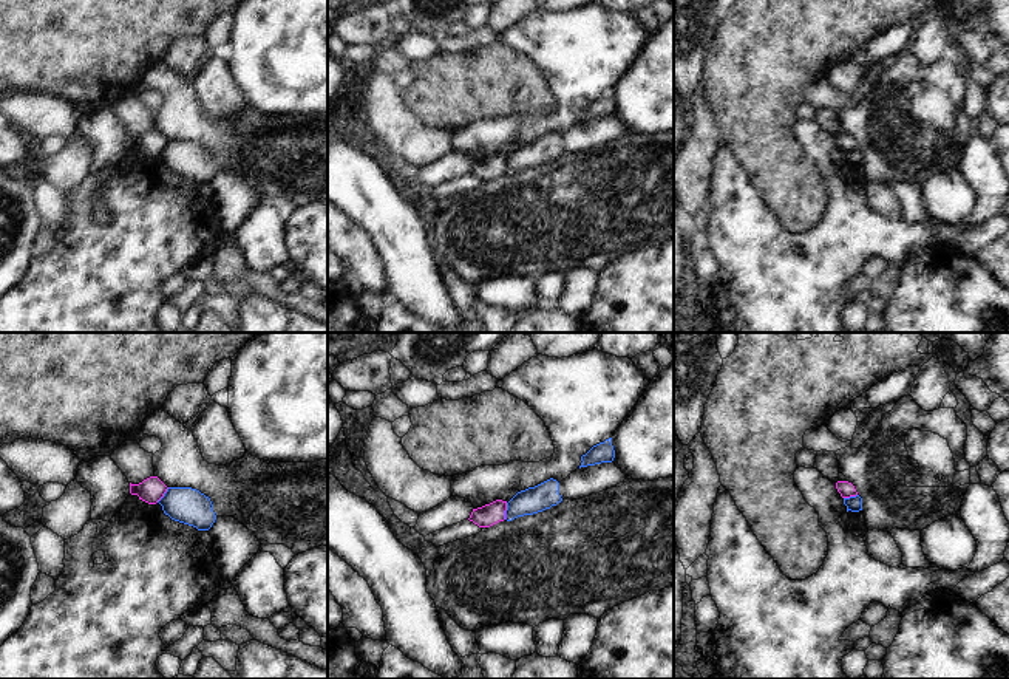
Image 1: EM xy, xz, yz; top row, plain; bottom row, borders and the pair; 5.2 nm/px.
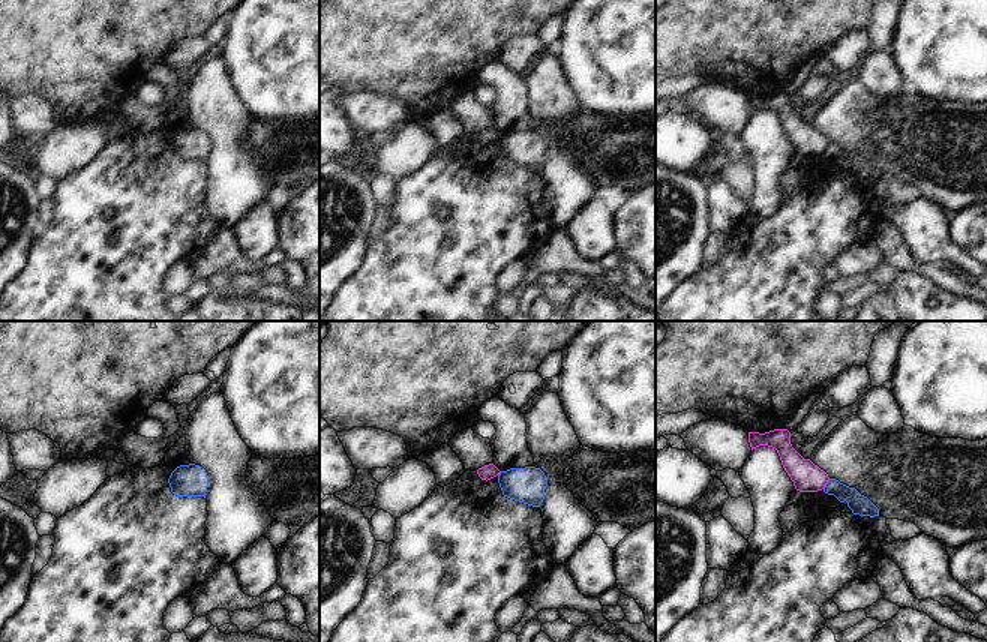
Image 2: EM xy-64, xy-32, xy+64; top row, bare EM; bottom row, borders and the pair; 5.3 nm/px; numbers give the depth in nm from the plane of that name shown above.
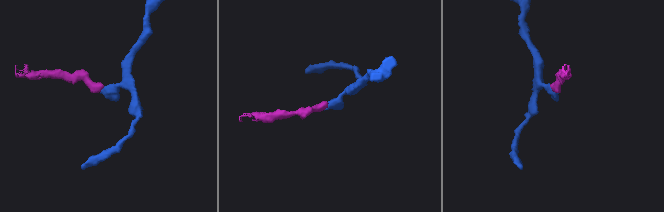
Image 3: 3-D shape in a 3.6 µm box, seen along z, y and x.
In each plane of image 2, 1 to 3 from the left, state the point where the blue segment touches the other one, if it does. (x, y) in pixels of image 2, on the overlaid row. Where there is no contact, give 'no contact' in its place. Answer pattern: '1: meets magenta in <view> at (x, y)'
1: no contact
2: meets magenta in xy-32 at (498, 474)
3: meets magenta in xy+64 at (827, 482)

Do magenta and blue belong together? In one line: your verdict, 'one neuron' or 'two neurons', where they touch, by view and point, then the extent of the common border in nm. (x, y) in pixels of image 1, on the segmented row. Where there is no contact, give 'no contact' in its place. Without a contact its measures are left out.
two neurons; meets magenta in xz at (506, 509); contact 90 nm long

